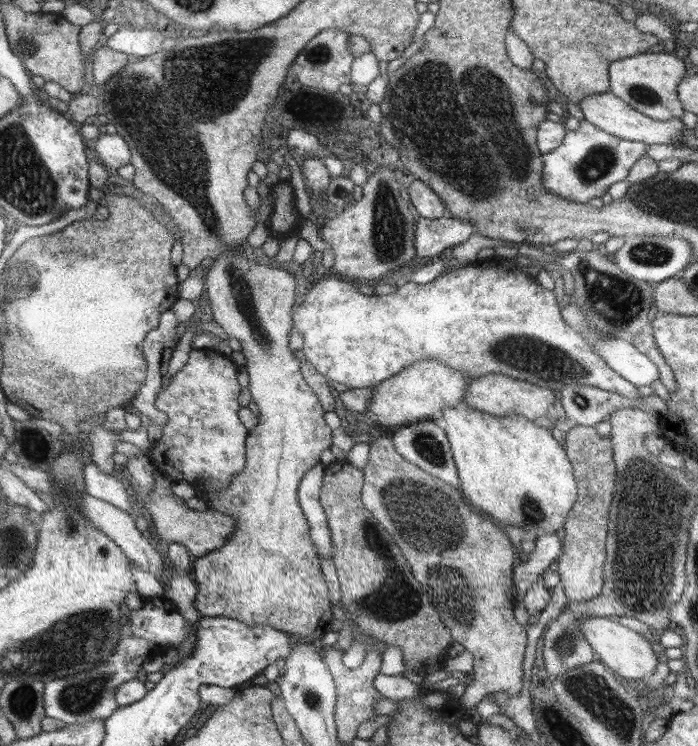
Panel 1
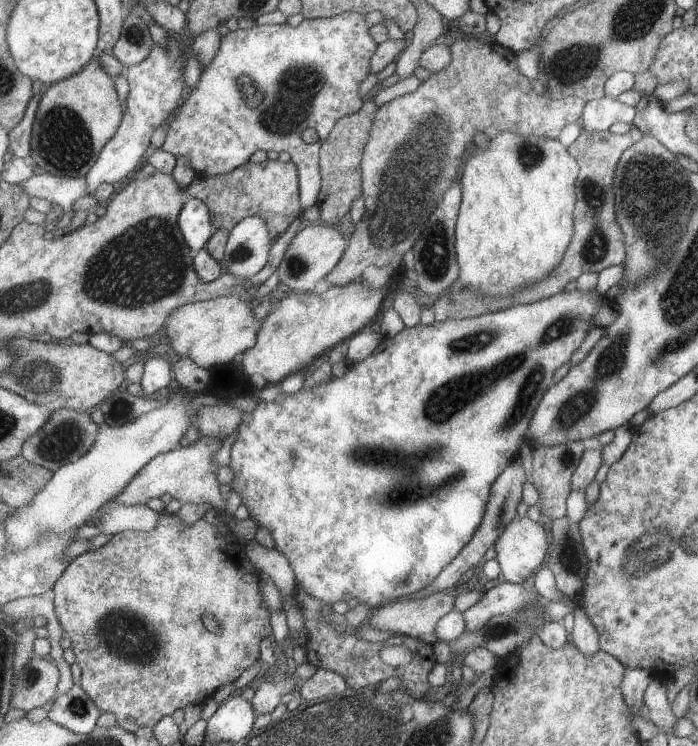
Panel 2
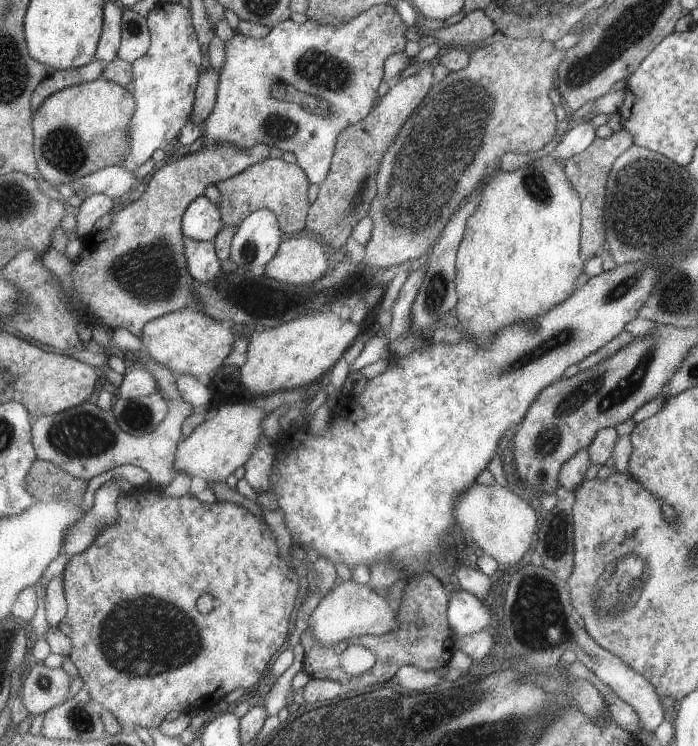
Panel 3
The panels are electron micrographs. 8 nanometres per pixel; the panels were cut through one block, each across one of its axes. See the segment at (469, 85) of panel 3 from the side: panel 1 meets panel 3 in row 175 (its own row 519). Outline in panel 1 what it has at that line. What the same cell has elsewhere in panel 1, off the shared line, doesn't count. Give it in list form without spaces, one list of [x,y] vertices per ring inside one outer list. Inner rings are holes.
[[[388,437],[377,438],[369,445],[362,480],[362,503],[391,536],[407,564],[411,564],[415,580],[430,597],[442,623],[450,629],[453,640],[473,656],[473,681],[457,698],[459,704],[465,710],[475,707],[486,694],[507,692],[509,696],[515,696],[522,687],[526,629],[513,620],[513,550],[507,536],[495,524],[471,512],[459,489],[422,472],[405,460]]]

